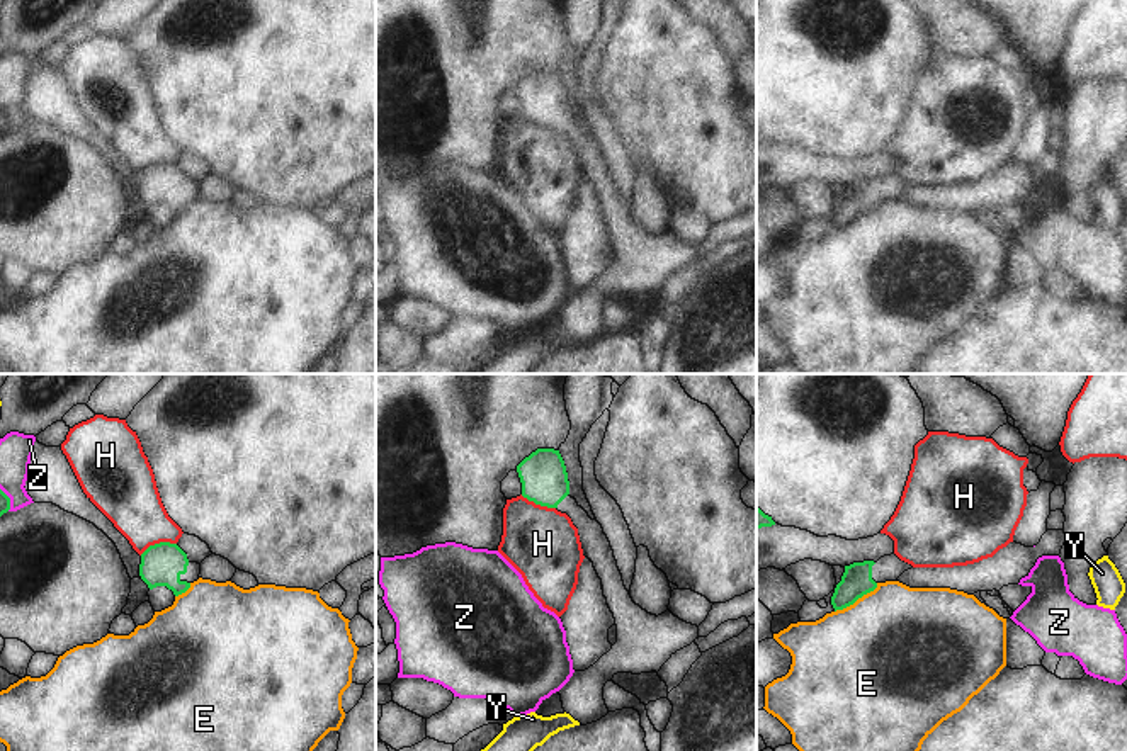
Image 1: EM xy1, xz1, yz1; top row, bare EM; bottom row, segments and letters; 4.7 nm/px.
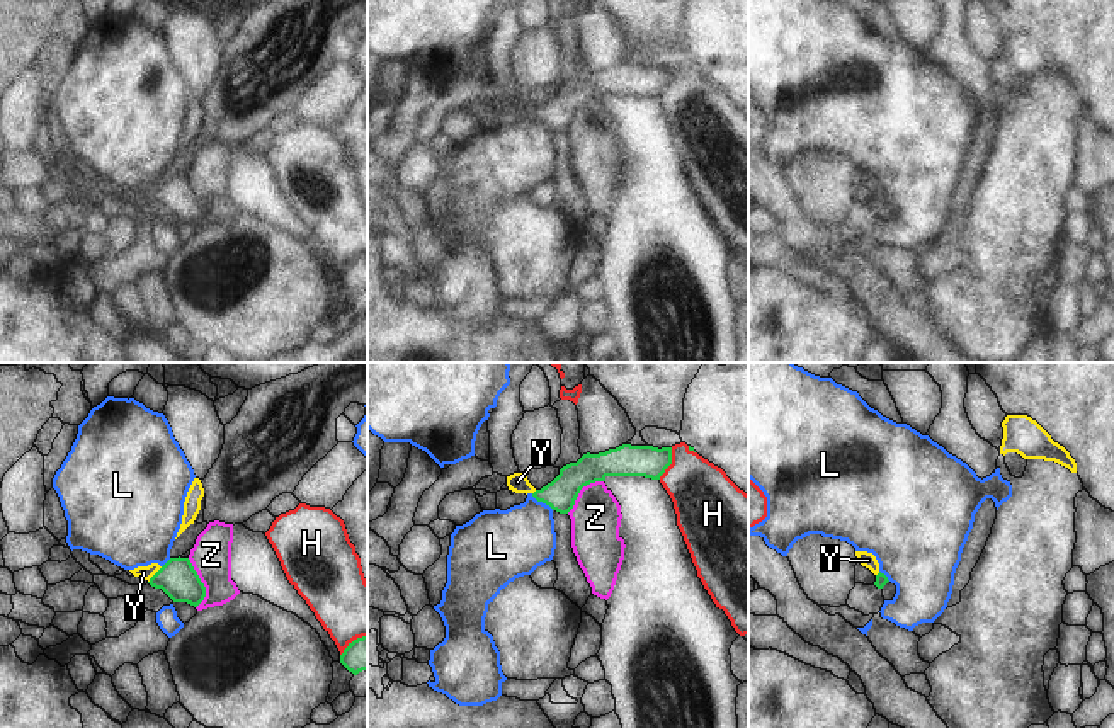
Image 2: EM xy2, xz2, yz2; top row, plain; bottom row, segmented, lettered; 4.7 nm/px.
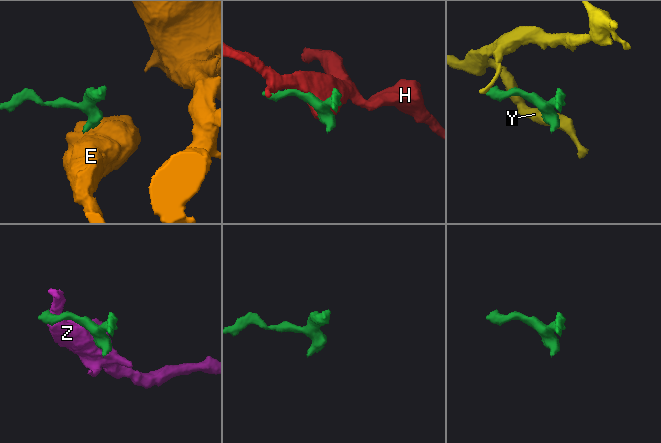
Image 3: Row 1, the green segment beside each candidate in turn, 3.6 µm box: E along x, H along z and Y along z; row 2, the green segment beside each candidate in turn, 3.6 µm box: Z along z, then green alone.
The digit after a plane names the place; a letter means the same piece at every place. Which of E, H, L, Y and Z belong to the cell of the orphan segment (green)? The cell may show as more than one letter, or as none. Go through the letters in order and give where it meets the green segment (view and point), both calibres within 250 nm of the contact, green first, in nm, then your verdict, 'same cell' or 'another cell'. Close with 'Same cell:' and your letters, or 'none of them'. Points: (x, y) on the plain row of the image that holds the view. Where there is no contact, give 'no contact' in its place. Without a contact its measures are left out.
E: meets green in yz1 at (857, 218); 140 nm thick on the green side, 500 nm on the other; another cell
H: meets green in xy1 at (157, 163); 200 nm thick on the green side, 280 nm on the other; another cell
L: meets green in xz2 at (543, 121); 150 nm thick on the green side, 320 nm on the other; another cell
Y: meets green in xy2 at (153, 194); 180 nm thick on the green side, 60 nm on the other; another cell
Z: meets green in xy2 at (203, 203); 180 nm thick on the green side, 190 nm on the other; another cell
Same cell: none of them

